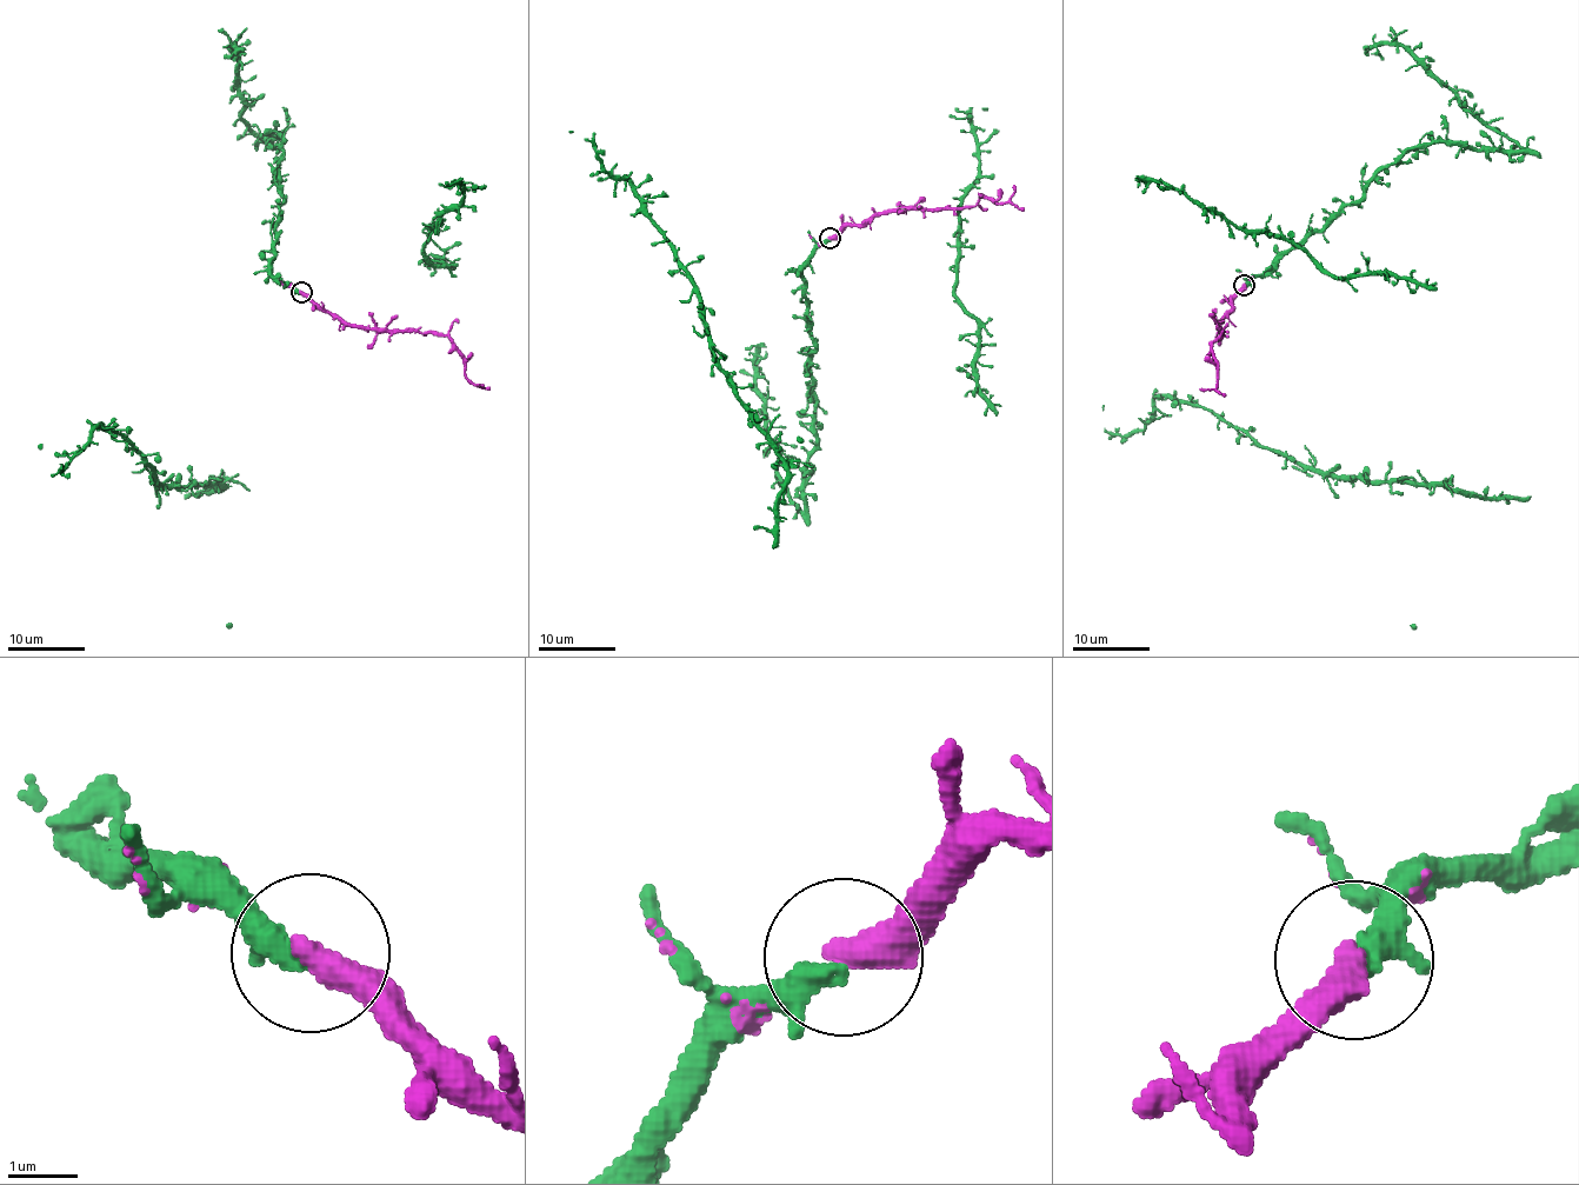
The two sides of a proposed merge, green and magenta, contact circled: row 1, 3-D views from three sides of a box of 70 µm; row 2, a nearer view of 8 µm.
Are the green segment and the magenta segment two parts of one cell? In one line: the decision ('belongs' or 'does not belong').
belongs

